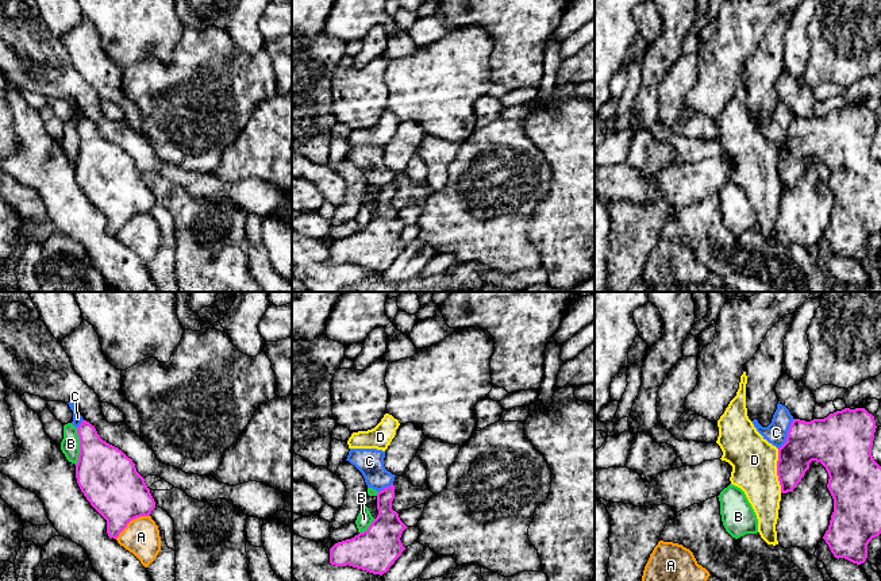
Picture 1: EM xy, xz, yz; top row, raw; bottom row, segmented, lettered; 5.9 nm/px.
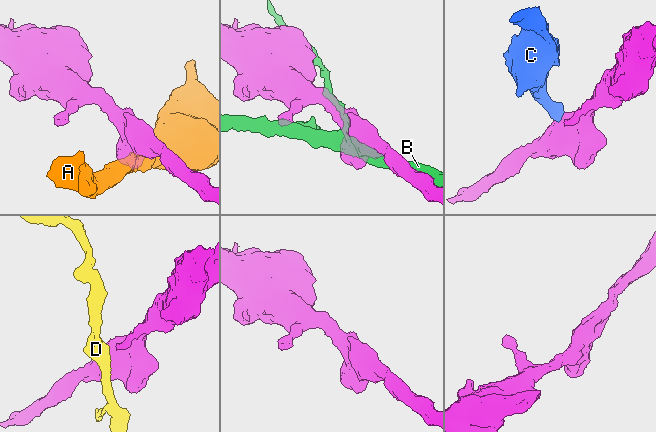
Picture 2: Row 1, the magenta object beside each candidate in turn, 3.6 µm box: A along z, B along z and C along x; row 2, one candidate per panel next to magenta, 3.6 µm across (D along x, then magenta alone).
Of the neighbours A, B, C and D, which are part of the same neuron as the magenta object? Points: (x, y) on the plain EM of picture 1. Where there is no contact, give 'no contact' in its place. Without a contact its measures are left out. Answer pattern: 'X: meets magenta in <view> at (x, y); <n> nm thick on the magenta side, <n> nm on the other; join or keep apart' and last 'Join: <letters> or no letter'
A: meets magenta in xy at (131, 216); 340 nm thick on the magenta side, 220 nm on the other; keep apart
B: meets magenta in xy at (80, 143); 340 nm thick on the magenta side, 110 nm on the other; keep apart
C: meets magenta in yz at (788, 131); 280 nm thick on the magenta side, 140 nm on the other; keep apart
D: meets magenta in yz at (777, 168); 240 nm thick on the magenta side, 280 nm on the other; keep apart
Join: no letter

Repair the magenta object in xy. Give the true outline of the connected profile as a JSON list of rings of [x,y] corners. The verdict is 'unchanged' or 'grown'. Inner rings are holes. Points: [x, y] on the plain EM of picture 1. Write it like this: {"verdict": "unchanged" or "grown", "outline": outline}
{"verdict": "unchanged", "outline": [[[82,118],[77,131],[77,181],[91,203],[107,218],[108,234],[116,236],[131,218],[150,213],[155,199],[132,157],[103,138],[95,123]]]}

